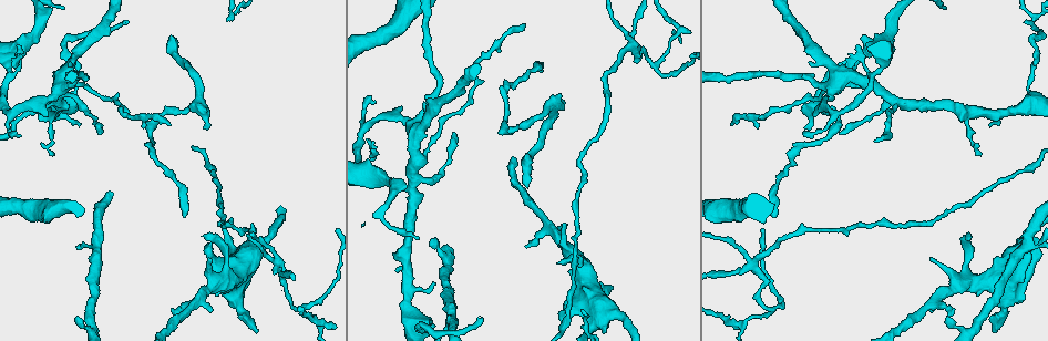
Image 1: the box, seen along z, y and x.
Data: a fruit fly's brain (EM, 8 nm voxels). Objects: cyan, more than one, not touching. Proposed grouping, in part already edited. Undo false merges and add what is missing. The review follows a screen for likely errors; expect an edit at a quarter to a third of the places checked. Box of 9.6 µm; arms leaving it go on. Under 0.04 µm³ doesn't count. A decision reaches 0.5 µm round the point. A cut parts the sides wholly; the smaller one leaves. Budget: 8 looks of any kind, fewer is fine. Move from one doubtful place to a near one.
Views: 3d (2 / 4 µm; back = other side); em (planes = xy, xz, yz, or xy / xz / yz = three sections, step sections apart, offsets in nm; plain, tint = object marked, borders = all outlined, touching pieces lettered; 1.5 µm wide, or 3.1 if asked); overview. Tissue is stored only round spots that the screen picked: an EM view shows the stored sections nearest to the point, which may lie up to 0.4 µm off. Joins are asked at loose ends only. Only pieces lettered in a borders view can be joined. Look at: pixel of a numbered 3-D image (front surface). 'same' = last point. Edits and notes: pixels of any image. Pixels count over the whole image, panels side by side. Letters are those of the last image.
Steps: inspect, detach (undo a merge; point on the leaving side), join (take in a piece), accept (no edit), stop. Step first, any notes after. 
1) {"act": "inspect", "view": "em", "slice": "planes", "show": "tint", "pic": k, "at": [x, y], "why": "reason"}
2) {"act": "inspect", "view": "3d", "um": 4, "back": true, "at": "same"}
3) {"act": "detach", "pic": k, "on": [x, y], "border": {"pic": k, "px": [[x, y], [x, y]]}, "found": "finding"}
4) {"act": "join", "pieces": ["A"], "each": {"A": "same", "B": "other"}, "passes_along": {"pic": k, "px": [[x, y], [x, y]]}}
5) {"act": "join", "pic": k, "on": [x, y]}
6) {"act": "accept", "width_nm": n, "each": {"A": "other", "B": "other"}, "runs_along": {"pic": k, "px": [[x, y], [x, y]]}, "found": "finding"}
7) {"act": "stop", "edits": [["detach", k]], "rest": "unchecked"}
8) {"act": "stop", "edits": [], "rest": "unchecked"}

{"act": "inspect", "view": "3d", "um": 2, "back": true, "pic": 1, "at": [815, 114], "why": "free end"}

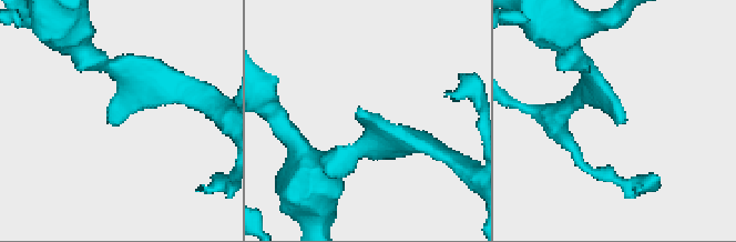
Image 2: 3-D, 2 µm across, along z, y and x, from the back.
{"act": "inspect", "view": "em", "slice": "yz", "step": 8, "show": "borders", "pic": 2, "at": [356, 112]}

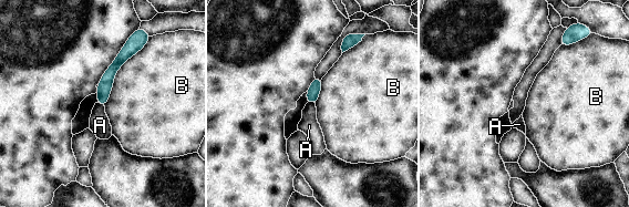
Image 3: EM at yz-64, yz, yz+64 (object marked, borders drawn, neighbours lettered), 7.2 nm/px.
{"act": "accept", "each": {"A": "other", "B": "other"}, "border": {"pic": 3, "px": [[147, 42], [117, 71], [104, 106]]}, "found": "no lettered piece goes on from it"}

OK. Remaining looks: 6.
{"act": "inspect", "view": "3d", "um": 2, "back": true, "pic": 1, "at": [528, 186], "why": "an open end"}

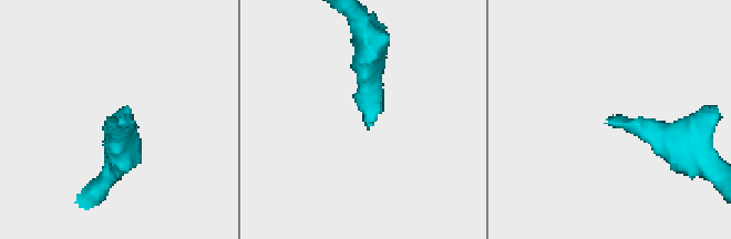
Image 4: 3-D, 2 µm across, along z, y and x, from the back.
{"act": "inspect", "view": "em", "slice": "planes", "show": "borders", "pic": 4, "at": [124, 121]}

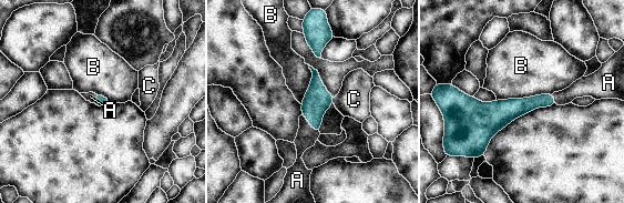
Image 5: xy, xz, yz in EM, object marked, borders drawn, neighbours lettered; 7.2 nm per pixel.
{"act": "join", "pieces": ["A"], "each": {"A": "same", "B": "other", "C": "other"}, "passes_along": {"pic": 5, "px": [[317, 100], [309, 124], [306, 138]]}, "found": "it goes on there"}

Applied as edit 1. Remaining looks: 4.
{"act": "inspect", "view": "overview", "why": "redraw"}

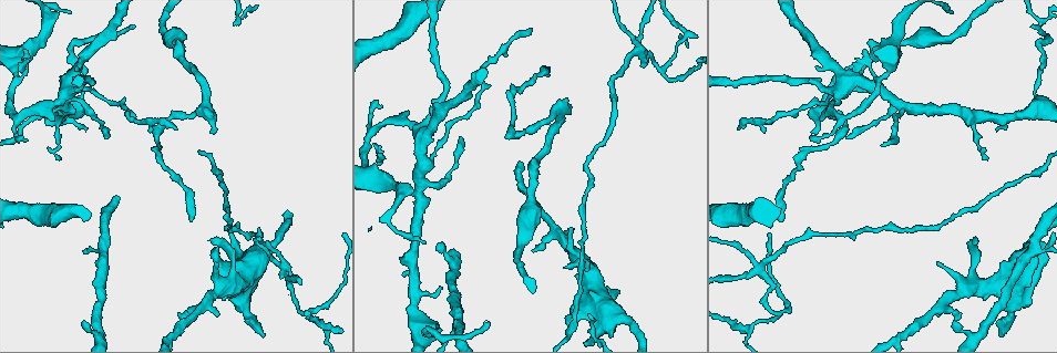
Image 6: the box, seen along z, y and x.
{"act": "inspect", "view": "3d", "um": 2, "pic": 6, "at": [488, 321], "why": "long arm stops here"}

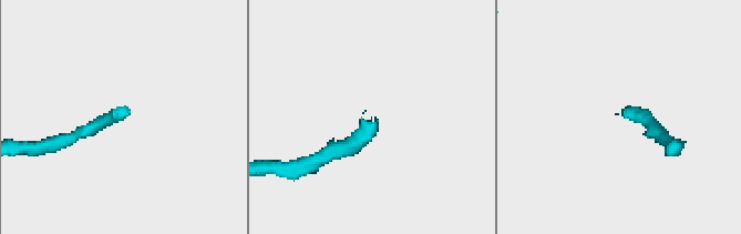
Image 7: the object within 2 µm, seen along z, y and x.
{"act": "inspect", "view": "em", "slice": "xy", "step": 4, "show": "borders", "pic": 7, "at": [627, 105], "why": "shape alone is not enough"}

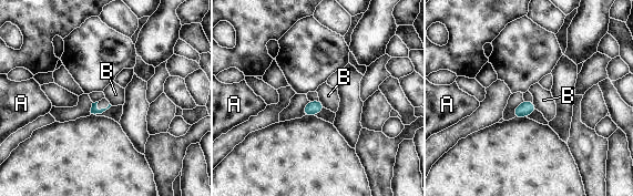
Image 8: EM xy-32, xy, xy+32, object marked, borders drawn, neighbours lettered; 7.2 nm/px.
{"act": "accept", "longest_contact_nm": ["B", 80], "each": {"A": "other", "B": "other"}, "border": {"pic": 8, "px": [[319, 99], [325, 107]]}, "found": "none of them fits"}

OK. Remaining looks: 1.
{"act": "stop", "edits": [["join", 5]], "rest": "unchecked"}

